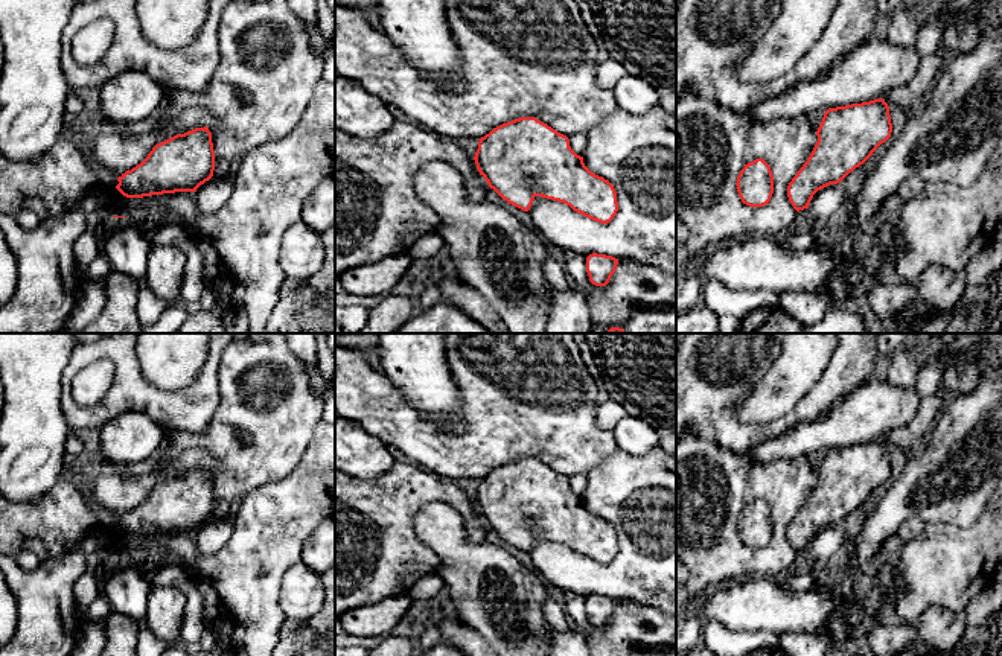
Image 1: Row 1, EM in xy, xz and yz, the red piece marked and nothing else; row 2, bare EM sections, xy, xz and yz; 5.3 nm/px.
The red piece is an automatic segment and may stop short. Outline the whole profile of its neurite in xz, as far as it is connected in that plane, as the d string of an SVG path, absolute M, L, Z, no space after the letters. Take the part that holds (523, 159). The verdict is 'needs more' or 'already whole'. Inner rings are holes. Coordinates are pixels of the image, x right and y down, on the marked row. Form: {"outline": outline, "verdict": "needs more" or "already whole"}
{"outline": "M519 117L493 128L480 139L474 160L489 187L524 212L530 210L536 196L563 202L600 224L611 222L618 212L614 186L585 166L566 135L536 117Z", "verdict": "already whole"}

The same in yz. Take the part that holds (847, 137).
{"outline": "M885 99L828 108L816 131L818 142L810 157L787 186L793 209L809 209L818 190L841 183L863 164L891 132Z", "verdict": "already whole"}

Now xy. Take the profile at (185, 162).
{"outline": "M195 128L155 145L140 164L117 178L116 189L126 198L196 192L213 170L212 132Z", "verdict": "already whole"}

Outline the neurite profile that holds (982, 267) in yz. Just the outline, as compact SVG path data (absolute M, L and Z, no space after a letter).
M991 239L984 250L972 257L965 269L967 286L985 288L1002 266L1002 242Z

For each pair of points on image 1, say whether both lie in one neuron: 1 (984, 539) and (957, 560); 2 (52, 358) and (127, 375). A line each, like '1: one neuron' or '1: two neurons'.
1: one neuron
2: two neurons

